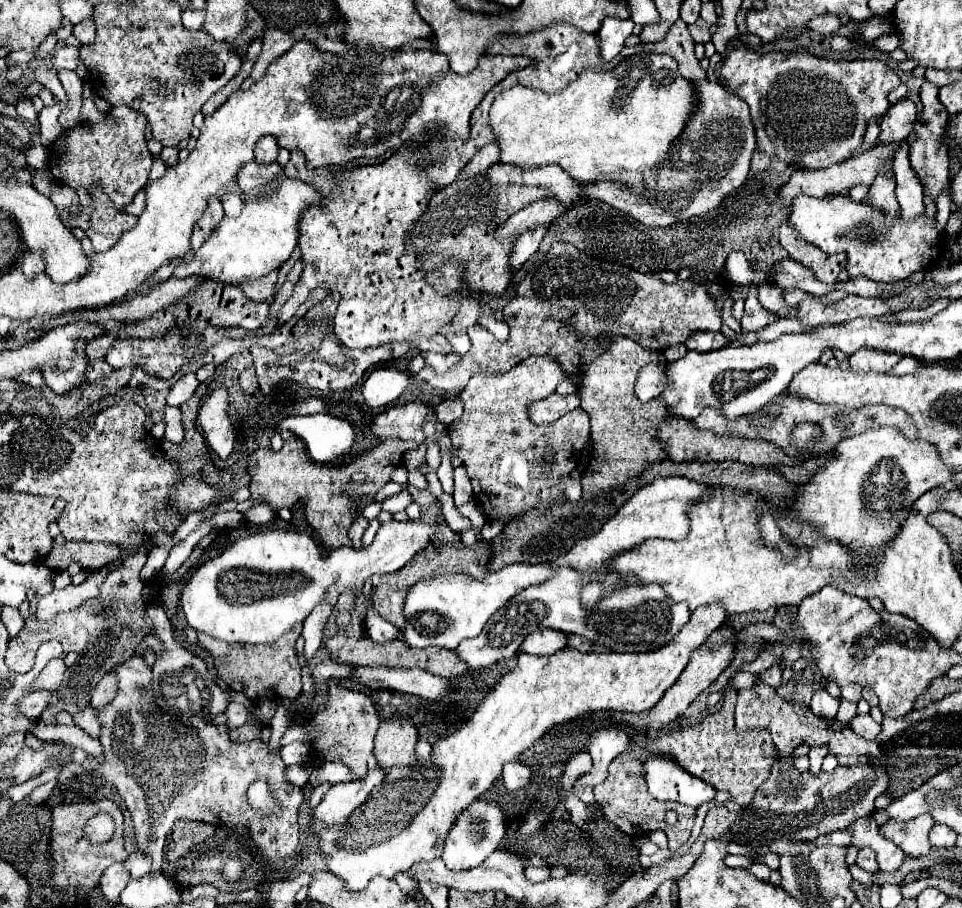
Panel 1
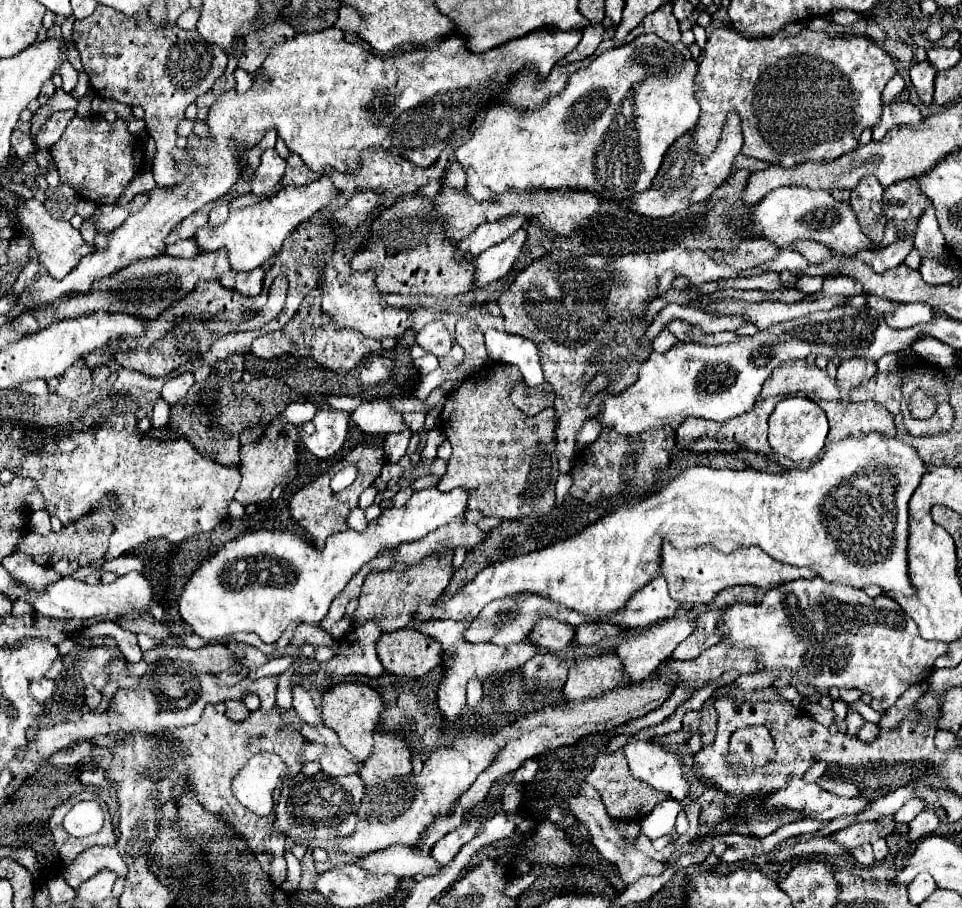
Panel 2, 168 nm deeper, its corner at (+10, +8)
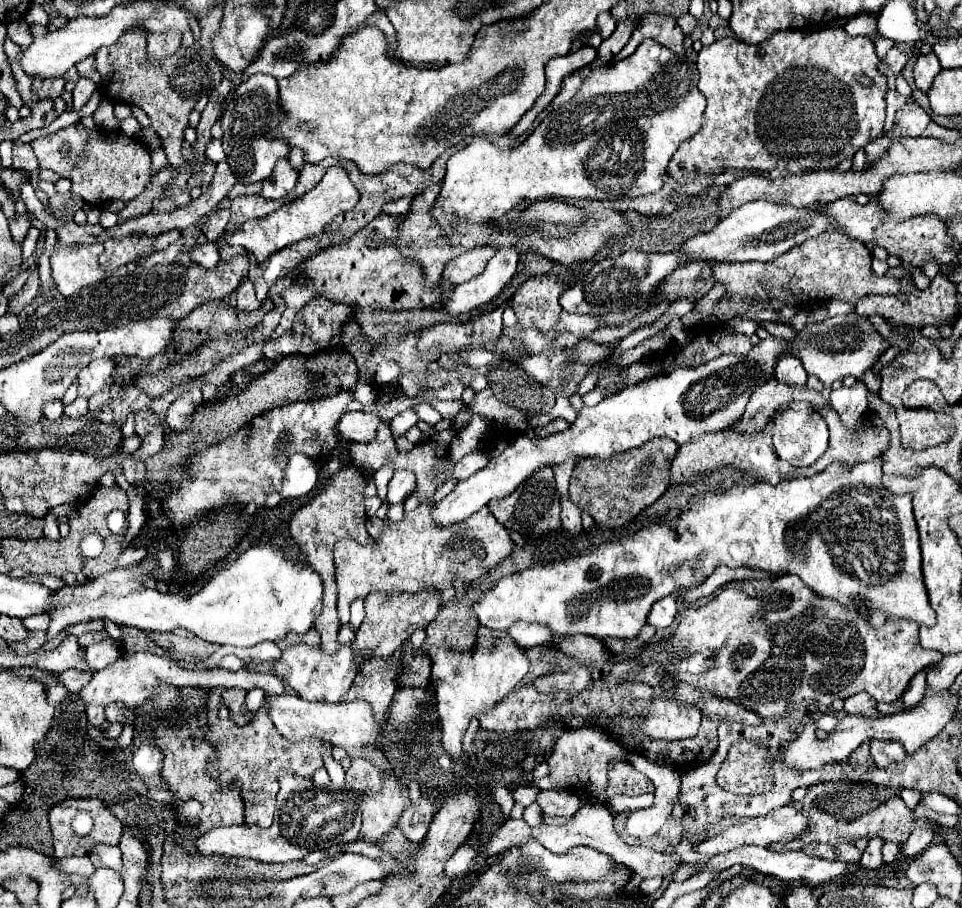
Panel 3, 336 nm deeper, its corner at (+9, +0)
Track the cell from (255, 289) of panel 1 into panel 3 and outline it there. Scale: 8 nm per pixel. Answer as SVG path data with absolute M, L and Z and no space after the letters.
M245 279L239 285L239 289L237 289L237 309L241 309L241 311L255 311L259 307L261 307L261 303L255 297L253 283L249 279Z

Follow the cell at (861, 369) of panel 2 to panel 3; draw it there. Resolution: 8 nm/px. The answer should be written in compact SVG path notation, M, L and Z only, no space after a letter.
M857 381L853 387L835 385L831 391L831 407L839 413L841 423L847 429L853 429L857 419L867 409L867 387L865 387L865 383Z

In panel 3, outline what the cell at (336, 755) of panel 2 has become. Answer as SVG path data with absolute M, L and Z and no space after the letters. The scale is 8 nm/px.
M353 759L351 769L347 771L347 779L355 783L359 793L377 793L381 791L383 773L379 767L371 765L367 759Z

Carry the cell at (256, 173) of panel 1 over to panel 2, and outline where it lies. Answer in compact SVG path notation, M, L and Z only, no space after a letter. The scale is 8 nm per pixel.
M266 149L262 155L262 161L260 161L260 167L256 169L256 173L250 181L252 193L256 193L260 197L272 195L284 175L284 169L286 169L286 161L282 157L278 157L278 153L274 149Z

